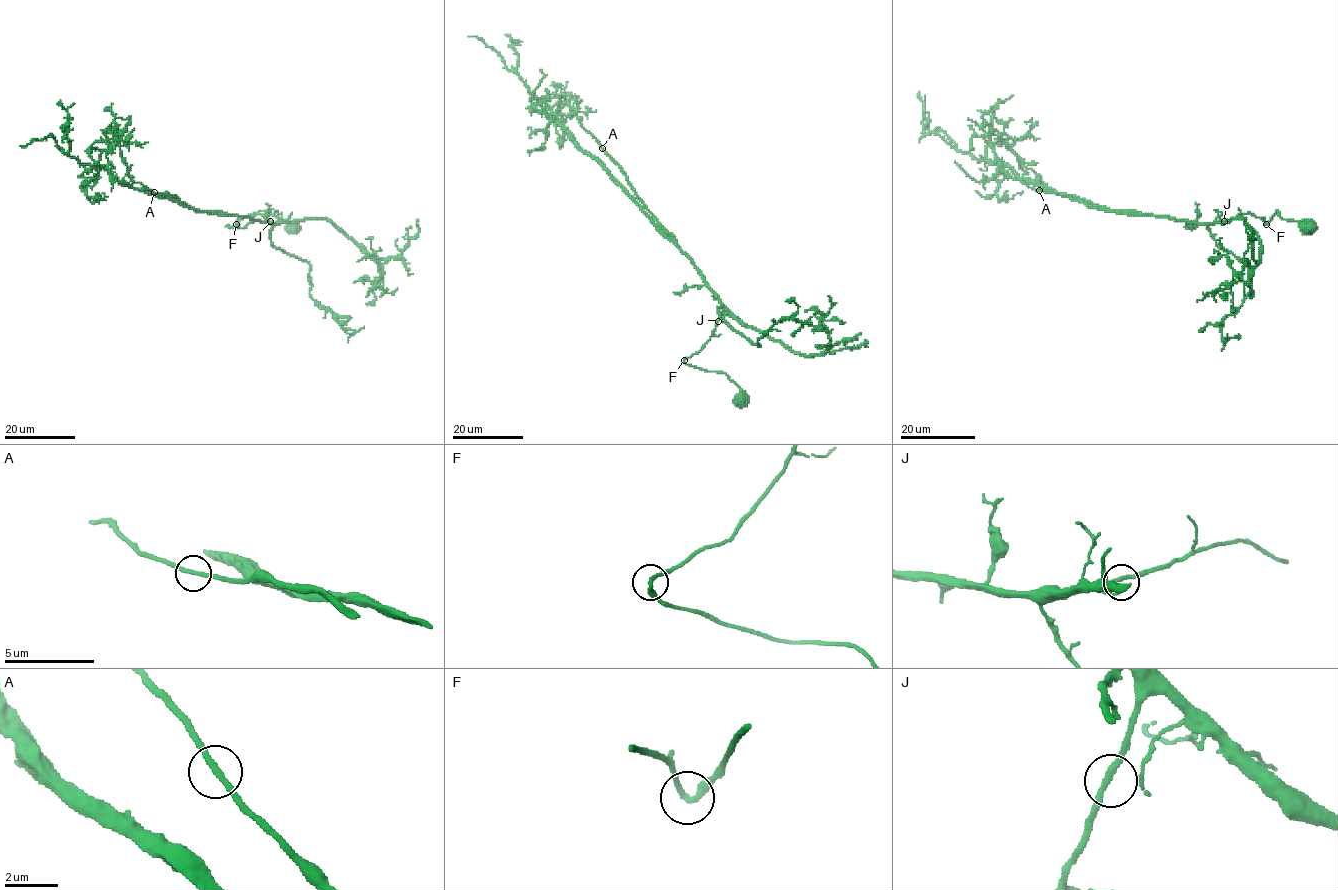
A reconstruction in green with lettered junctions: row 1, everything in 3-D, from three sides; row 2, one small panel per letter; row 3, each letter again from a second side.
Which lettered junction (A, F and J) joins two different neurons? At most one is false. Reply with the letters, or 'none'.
none

